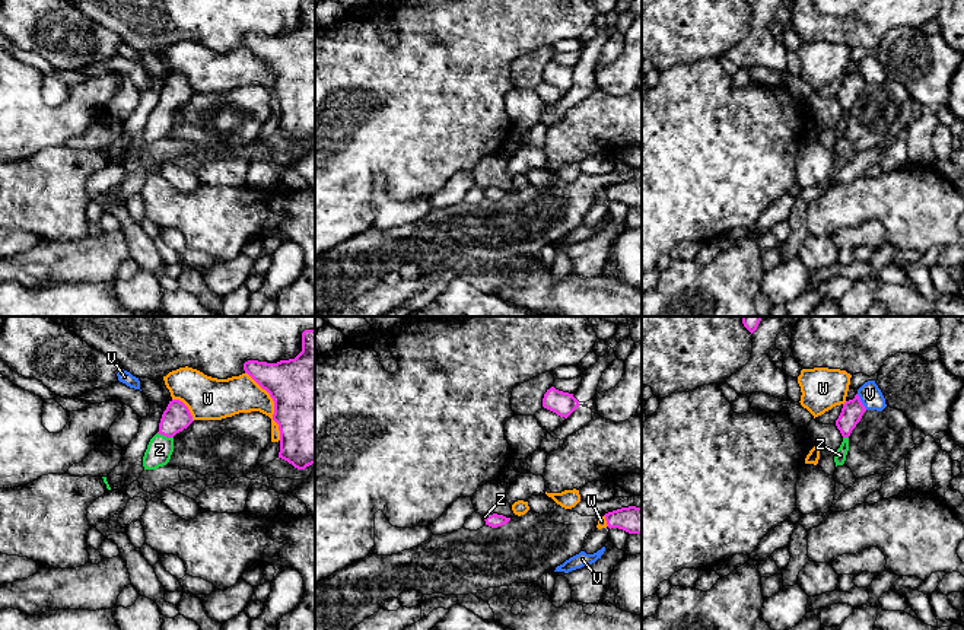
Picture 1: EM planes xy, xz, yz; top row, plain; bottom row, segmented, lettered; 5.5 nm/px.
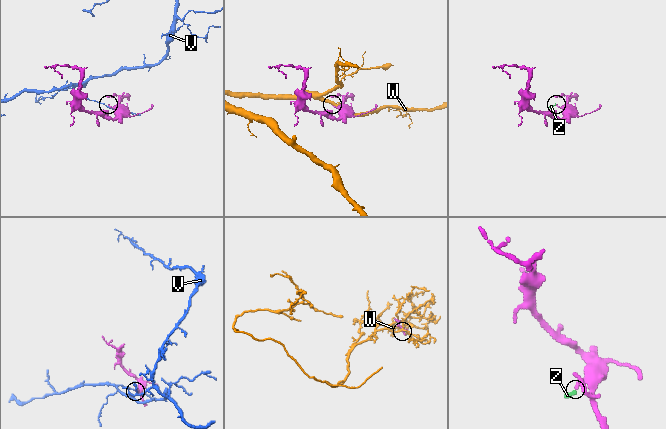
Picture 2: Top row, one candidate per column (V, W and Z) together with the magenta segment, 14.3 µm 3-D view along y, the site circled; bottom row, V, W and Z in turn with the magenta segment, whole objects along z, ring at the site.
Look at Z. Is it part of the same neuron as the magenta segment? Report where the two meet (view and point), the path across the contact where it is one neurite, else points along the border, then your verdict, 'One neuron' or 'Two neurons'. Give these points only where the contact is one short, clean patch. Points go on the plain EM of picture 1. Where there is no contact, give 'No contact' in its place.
Touches magenta at xy (165, 108). Path across: xy (177, 89), (165, 108), (159, 123). One neuron

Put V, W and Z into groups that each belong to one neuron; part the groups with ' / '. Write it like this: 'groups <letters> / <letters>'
groups V / W / Z

